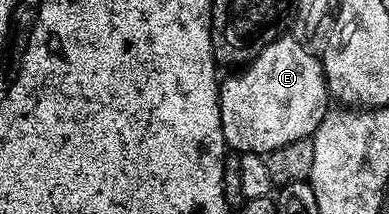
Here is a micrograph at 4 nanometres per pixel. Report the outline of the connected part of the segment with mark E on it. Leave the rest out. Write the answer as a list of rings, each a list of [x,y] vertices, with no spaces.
[[[285,33],[280,38],[273,41],[270,45],[266,45],[266,49],[262,49],[262,53],[258,53],[258,57],[253,59],[251,63],[247,64],[243,69],[237,70],[228,80],[219,84],[220,88],[220,116],[222,117],[222,133],[224,134],[225,144],[229,148],[232,147],[236,153],[254,153],[255,155],[262,155],[267,157],[274,149],[282,149],[282,145],[290,145],[290,141],[298,141],[299,139],[307,139],[316,130],[318,125],[323,121],[324,116],[330,110],[330,96],[328,94],[328,83],[324,79],[324,64],[319,58],[316,59],[299,43],[296,39],[291,39],[291,34]]]

